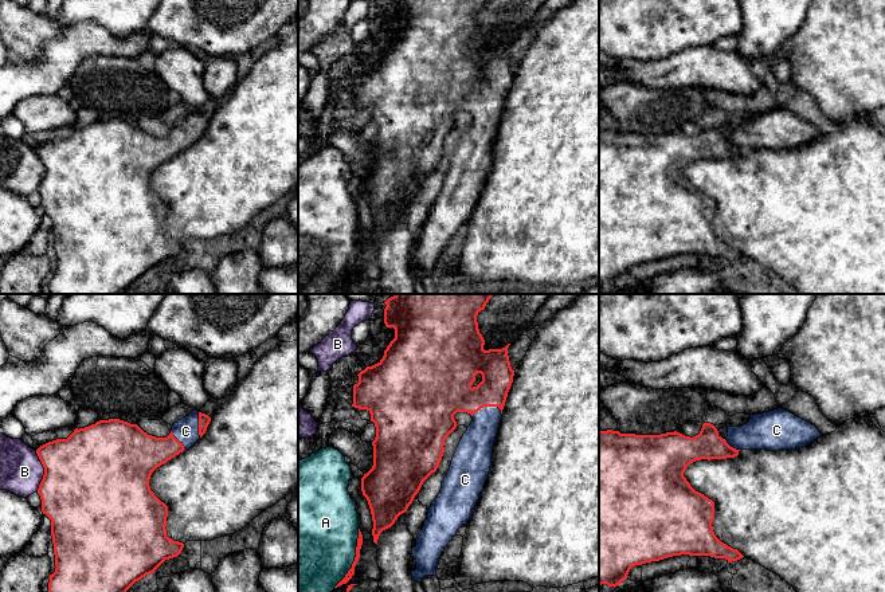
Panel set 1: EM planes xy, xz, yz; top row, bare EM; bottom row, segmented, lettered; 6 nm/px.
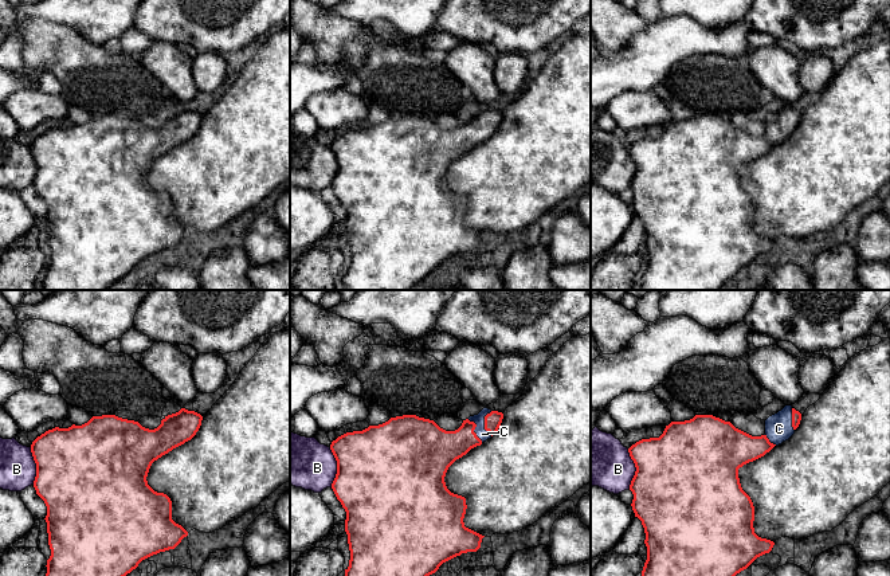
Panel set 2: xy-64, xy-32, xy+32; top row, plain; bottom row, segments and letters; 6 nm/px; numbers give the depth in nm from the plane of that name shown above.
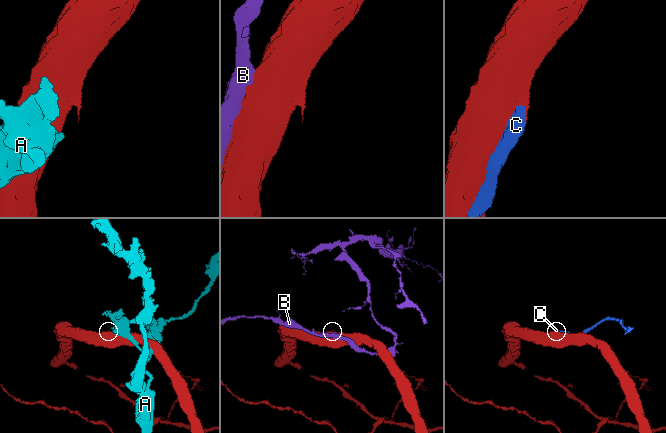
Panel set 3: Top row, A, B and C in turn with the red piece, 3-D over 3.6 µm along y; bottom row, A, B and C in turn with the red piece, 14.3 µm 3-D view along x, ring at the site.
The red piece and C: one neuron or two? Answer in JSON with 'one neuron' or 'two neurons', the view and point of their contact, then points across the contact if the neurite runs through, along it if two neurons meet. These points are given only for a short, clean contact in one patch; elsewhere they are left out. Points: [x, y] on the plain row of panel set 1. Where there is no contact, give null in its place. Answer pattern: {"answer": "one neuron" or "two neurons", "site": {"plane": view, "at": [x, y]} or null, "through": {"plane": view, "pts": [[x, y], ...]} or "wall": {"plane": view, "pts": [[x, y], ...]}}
{"answer": "one neuron", "site": {"plane": "xz", "at": [486, 105]}}

